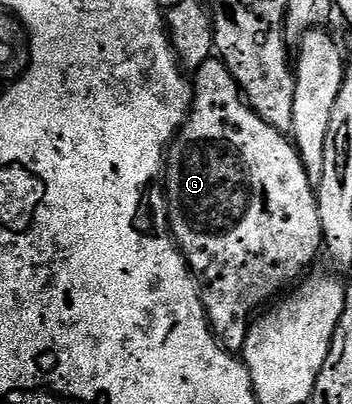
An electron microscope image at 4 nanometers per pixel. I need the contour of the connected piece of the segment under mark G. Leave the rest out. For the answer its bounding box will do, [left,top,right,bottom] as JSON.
[163,59,323,355]

